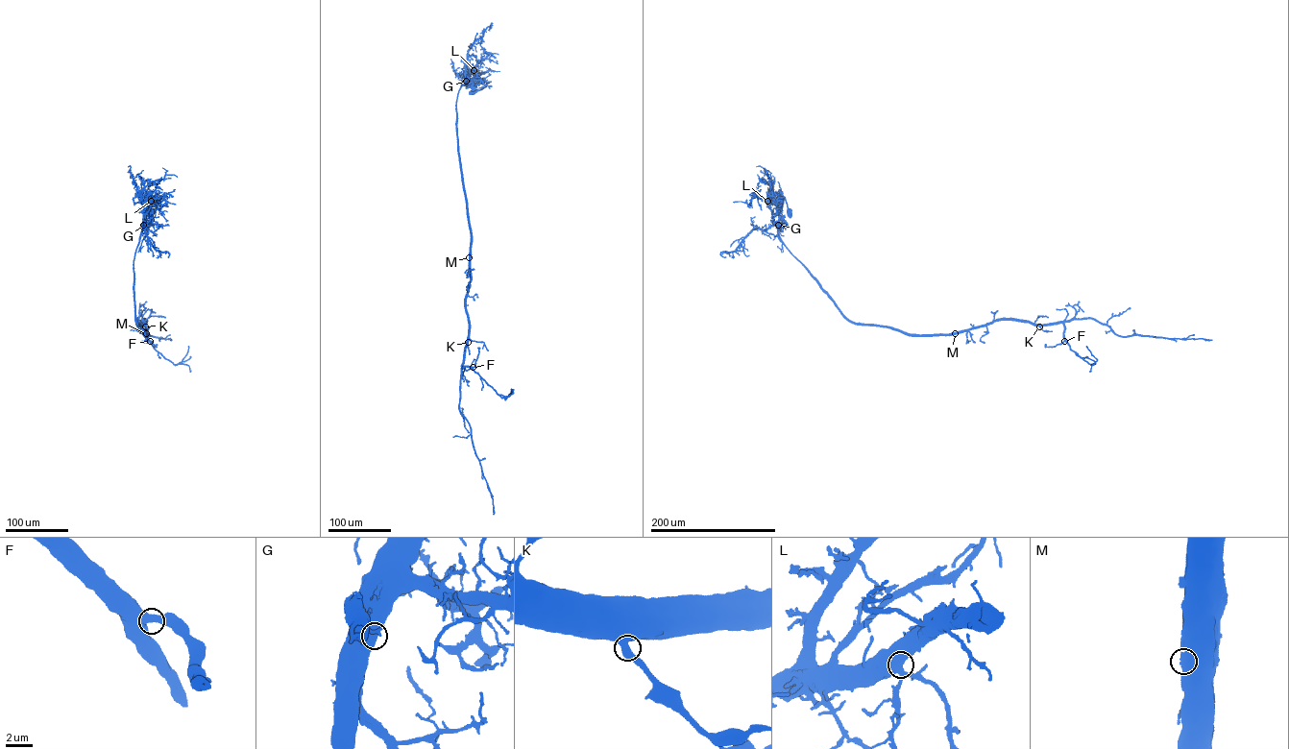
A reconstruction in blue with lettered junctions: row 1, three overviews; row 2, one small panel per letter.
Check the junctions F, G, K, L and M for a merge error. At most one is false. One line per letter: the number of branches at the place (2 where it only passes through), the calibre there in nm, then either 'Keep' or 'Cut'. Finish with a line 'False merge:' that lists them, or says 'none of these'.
F: Branches: 2. Thickness 600 nm. Keep
G: Branches: 2. Thickness 600 nm. Keep
K: Branches: 2. Thickness 600 nm. Keep
L: Branches: 2. Thickness 600 nm. Keep
M: Branches: 2. Thickness 550 nm. Keep
False merge: none of these

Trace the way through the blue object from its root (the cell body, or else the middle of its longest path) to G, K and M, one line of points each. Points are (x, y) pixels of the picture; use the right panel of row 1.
G: (778, 209), (778, 225)
K: (778, 209), (781, 241), (838, 309), (853, 322), (919, 334), (960, 332), (1000, 320), (1029, 321), (1039, 326)
M: (778, 209), (781, 241), (848, 319), (910, 333), (955, 333)

